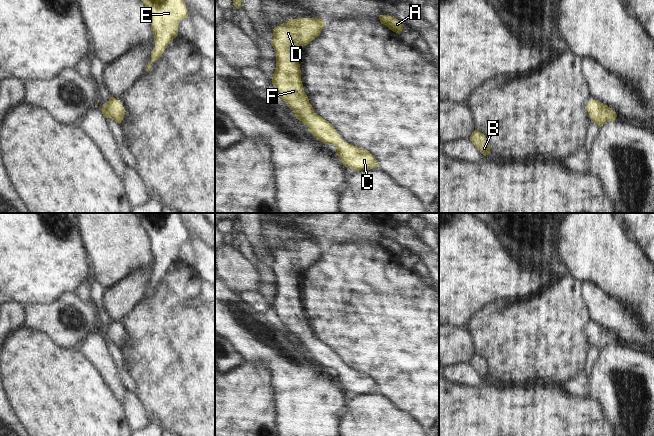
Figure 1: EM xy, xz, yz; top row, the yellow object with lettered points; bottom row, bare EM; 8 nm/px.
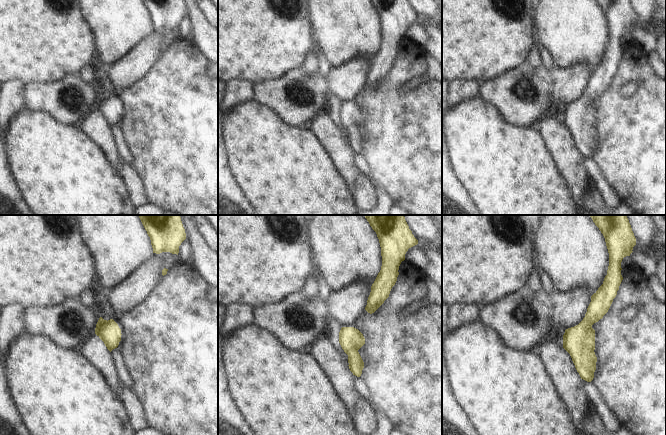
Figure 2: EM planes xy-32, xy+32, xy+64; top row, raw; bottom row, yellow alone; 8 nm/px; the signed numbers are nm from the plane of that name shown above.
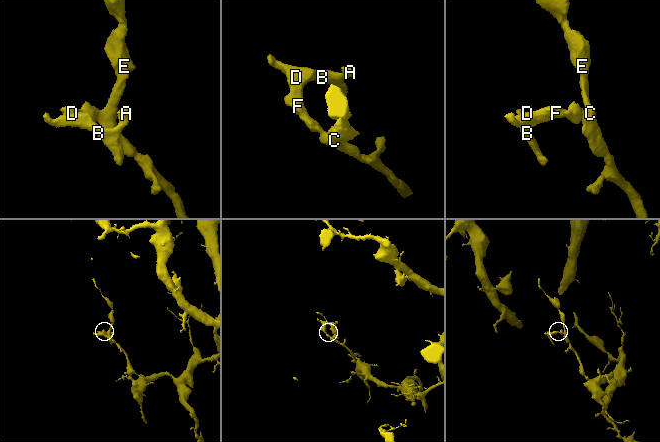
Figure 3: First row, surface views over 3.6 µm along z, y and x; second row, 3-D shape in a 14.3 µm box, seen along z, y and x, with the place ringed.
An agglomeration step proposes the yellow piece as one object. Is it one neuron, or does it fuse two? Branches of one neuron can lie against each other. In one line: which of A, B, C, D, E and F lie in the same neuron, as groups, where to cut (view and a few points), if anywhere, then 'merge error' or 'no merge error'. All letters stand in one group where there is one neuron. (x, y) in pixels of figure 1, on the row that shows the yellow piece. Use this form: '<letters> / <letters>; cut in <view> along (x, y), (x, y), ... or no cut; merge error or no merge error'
A B C D E F; no cut; no merge error

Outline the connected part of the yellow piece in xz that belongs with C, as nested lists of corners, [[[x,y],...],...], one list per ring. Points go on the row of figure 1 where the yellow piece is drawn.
[[[297,18],[273,29],[274,37],[270,43],[276,52],[276,69],[272,77],[272,84],[282,100],[293,110],[295,117],[308,127],[308,131],[317,140],[336,147],[336,155],[345,167],[352,168],[355,171],[371,170],[378,167],[375,156],[363,148],[344,142],[332,124],[314,112],[308,96],[304,92],[299,64],[300,50],[320,35],[324,24],[325,22],[320,18]]]

